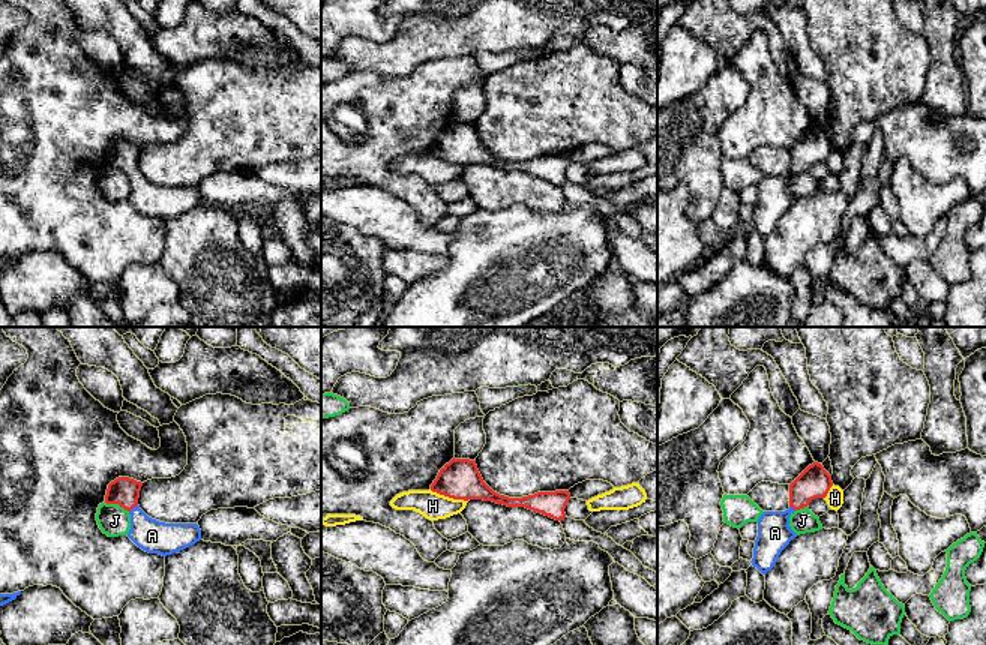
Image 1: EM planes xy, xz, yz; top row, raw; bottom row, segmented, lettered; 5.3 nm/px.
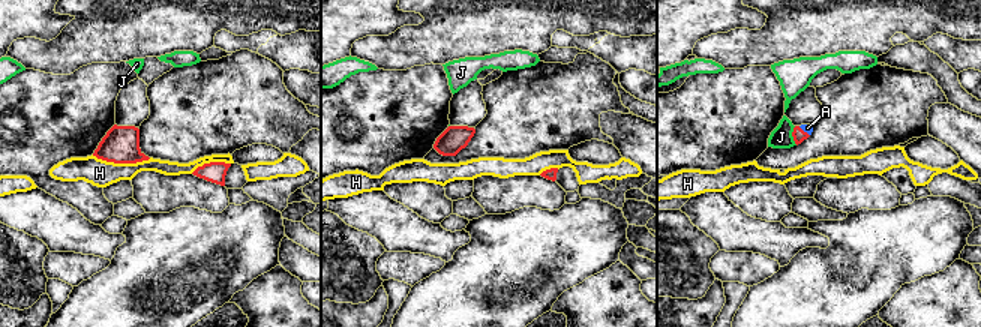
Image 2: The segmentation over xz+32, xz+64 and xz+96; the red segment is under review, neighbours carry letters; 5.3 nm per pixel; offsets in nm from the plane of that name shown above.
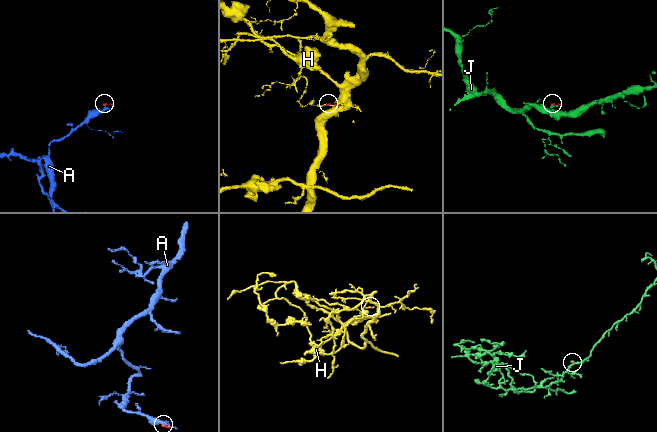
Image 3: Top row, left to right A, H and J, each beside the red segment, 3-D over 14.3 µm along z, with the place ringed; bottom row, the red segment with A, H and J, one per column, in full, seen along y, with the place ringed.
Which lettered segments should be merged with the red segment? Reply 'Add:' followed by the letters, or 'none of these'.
Add: A

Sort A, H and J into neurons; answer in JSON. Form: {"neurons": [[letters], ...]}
{"neurons": [["A"], ["H"], ["J"]]}

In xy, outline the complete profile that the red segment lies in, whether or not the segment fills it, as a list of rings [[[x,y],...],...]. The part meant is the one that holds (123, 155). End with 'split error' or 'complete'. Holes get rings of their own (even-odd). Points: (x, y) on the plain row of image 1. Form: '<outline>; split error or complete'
[[[119,141],[108,148],[105,166],[119,168],[131,178],[128,201],[143,214],[162,220],[180,216],[201,204],[197,188],[165,188],[149,182],[138,170],[143,147]]]; split error

